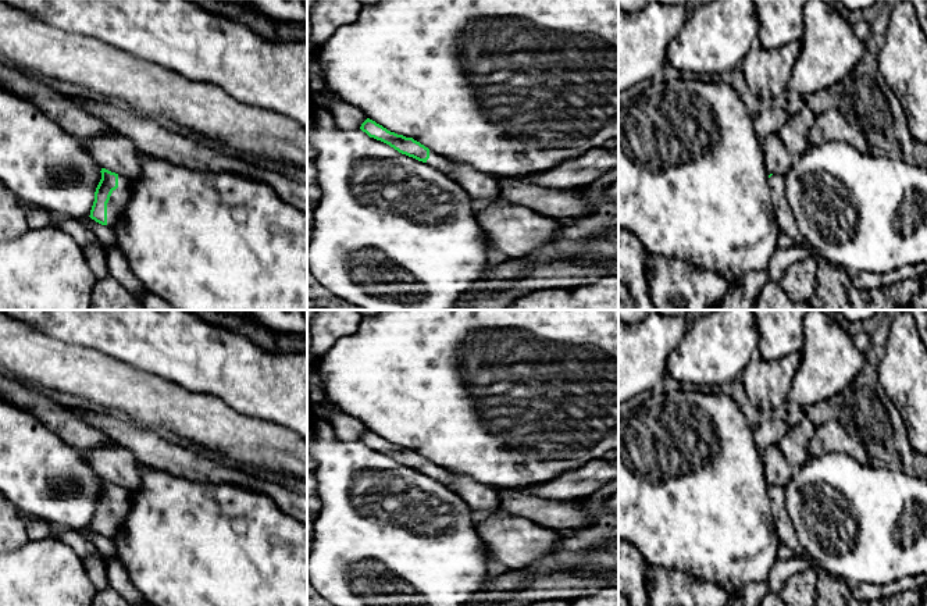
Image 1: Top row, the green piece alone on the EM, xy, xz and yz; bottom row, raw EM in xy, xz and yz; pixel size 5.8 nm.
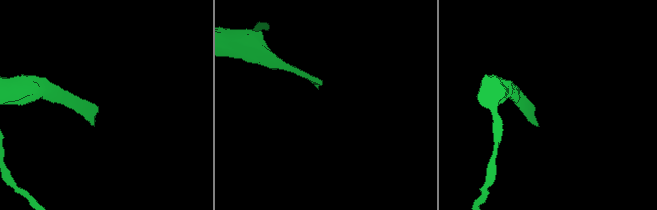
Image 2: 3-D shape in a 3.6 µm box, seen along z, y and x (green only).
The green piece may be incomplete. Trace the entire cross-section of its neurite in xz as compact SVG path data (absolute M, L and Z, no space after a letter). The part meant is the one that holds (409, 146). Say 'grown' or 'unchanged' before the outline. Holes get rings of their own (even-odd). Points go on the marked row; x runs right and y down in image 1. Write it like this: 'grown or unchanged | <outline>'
grown | M367 118L360 129L366 132L370 138L381 140L402 154L413 157L418 161L427 163L434 168L438 168L442 172L450 171L450 164L446 157L442 157L420 142L414 140L413 138L406 138L403 135L397 135L395 132L388 131L382 125L377 124L375 121Z

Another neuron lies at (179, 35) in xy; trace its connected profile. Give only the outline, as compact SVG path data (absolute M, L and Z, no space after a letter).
M1 0L68 33L106 42L143 61L214 83L236 100L290 118L307 129L307 42L272 42L245 24L211 14L190 0Z

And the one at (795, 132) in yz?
M802 108L798 114L788 117L778 136L784 142L787 150L794 154L802 154L809 145L809 132L816 114L809 108Z

